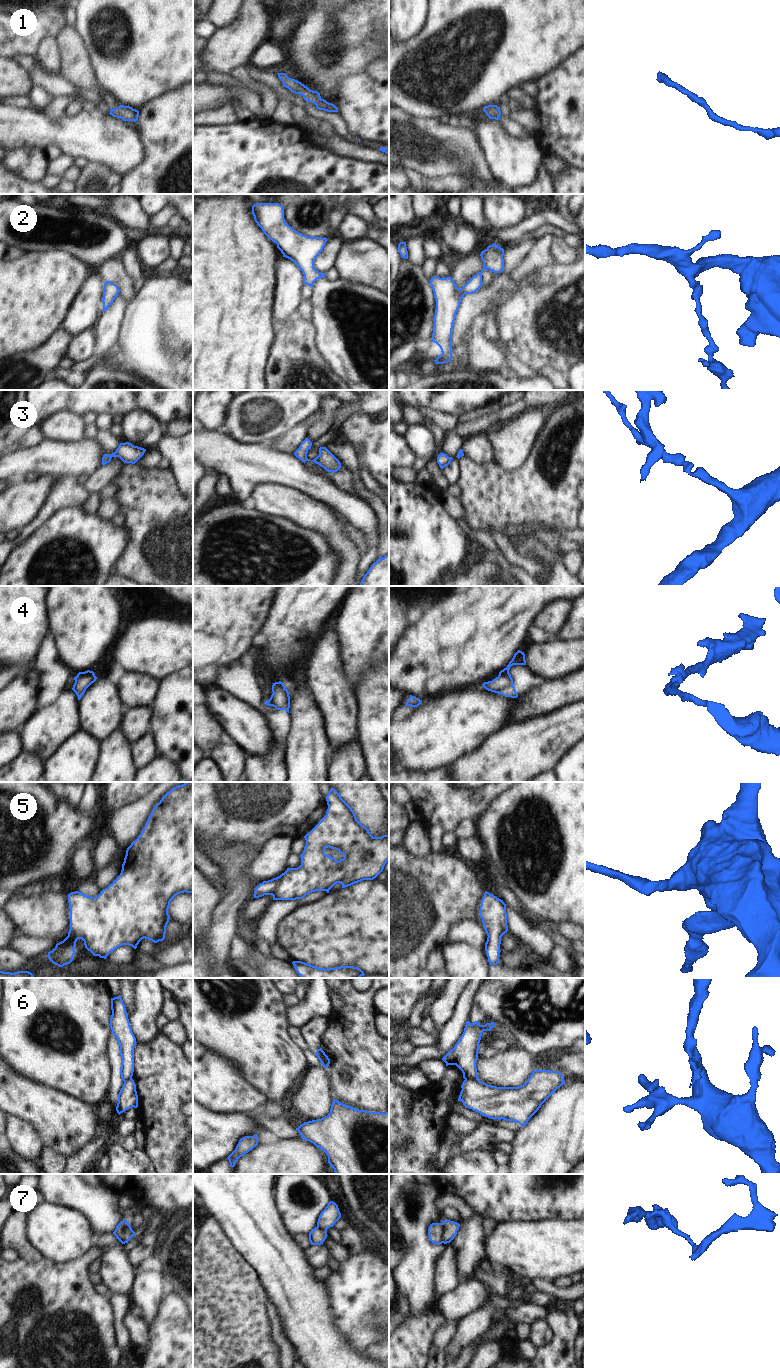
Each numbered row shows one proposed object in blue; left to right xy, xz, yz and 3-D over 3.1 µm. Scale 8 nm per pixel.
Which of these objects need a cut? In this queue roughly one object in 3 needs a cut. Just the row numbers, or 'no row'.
6, 7

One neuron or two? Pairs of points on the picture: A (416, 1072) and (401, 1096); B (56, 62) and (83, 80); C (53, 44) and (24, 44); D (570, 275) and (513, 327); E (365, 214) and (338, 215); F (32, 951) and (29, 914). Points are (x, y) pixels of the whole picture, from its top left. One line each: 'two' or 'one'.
A: two
B: two
C: two
D: one
E: two
F: two

